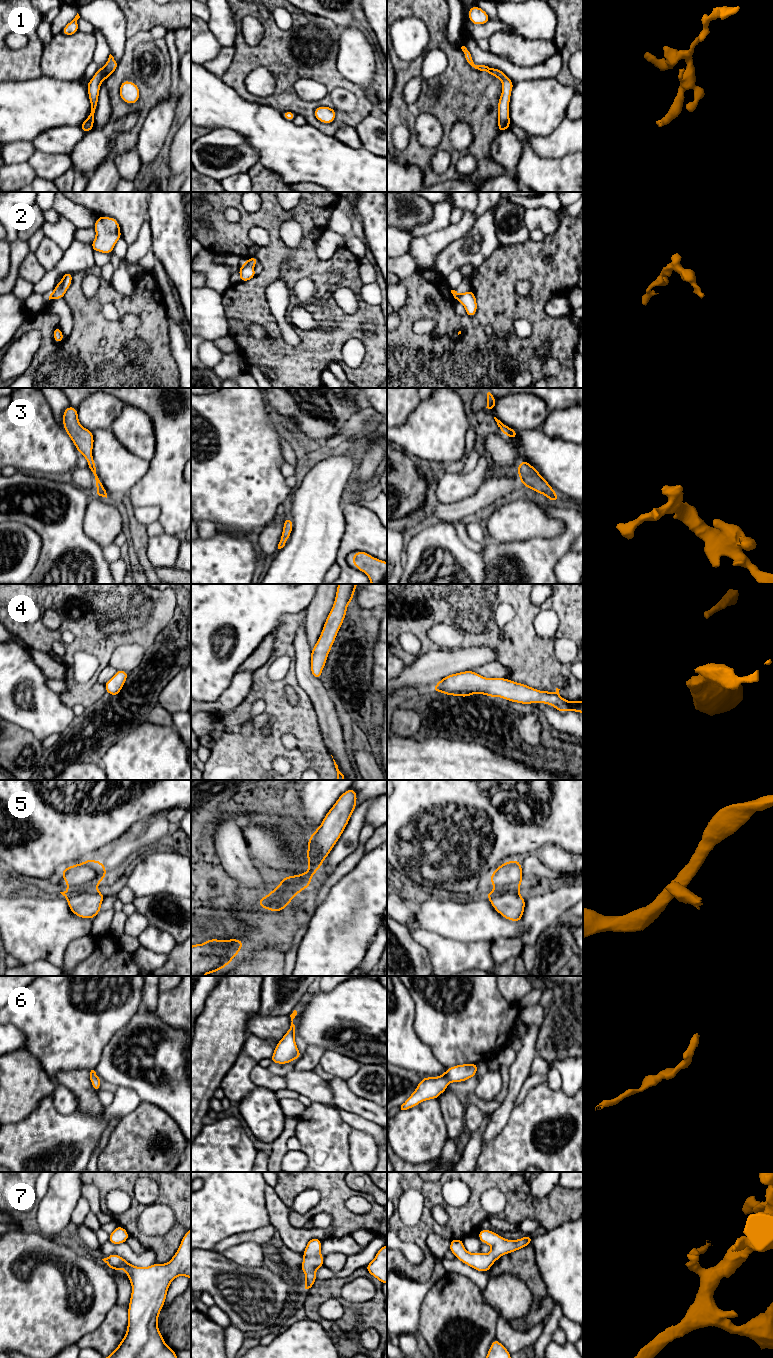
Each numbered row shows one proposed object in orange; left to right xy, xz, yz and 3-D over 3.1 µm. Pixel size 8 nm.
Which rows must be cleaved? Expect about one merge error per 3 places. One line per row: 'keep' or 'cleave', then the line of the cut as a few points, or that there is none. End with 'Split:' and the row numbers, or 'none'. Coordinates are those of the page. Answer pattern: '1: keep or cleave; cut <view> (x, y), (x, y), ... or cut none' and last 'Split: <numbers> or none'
1: keep; cut none
2: keep; cut none
3: keep; cut none
4: keep; cut none
5: keep; cut none
6: keep; cut none
7: keep; cut none
Split: none

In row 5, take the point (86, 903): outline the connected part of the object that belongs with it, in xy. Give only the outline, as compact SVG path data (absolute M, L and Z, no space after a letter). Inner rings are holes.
M88 859L65 868L61 873L68 890L60 892L67 900L73 914L83 919L93 919L101 911L105 896L96 887L107 875L105 865Z

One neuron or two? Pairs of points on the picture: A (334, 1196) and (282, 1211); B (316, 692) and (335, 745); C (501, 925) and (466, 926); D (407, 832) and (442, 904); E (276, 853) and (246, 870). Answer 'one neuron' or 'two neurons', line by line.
A: two neurons
B: one neuron
C: one neuron
D: two neurons
E: two neurons

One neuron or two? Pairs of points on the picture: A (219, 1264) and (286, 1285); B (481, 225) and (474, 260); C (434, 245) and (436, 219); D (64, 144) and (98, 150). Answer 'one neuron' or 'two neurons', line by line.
A: one neuron
B: one neuron
C: two neurons
D: two neurons

